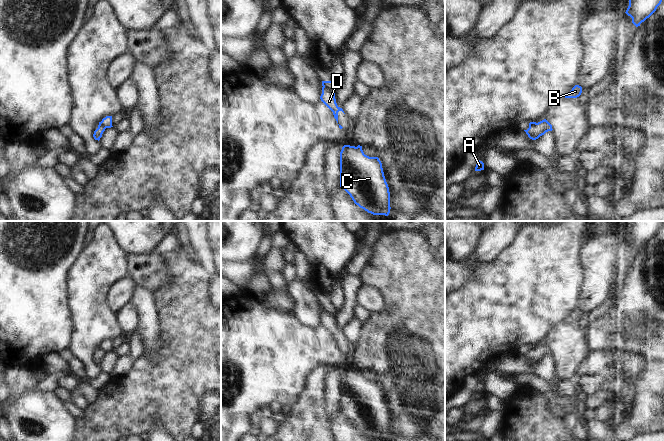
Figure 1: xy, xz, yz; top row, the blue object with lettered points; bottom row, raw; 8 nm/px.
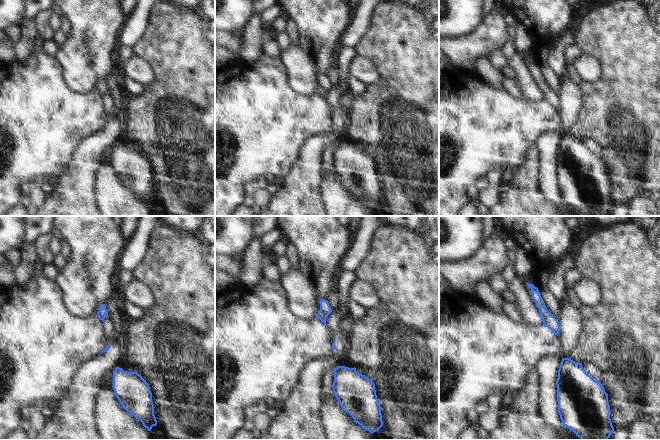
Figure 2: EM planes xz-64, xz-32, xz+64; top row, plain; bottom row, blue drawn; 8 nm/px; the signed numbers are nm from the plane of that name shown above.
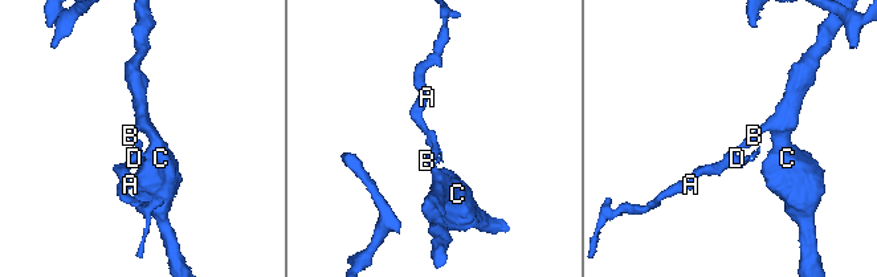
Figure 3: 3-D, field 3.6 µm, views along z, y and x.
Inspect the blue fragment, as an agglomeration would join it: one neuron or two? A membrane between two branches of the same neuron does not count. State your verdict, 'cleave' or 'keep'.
cleave

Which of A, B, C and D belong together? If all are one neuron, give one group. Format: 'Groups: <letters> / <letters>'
Groups: A D / B C.

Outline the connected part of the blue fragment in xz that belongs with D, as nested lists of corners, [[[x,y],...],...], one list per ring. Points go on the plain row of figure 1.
[[[322,311],[320,323],[333,336],[334,342],[338,347],[338,336],[342,335],[344,337],[344,335],[336,327],[335,316],[329,315],[325,311]]]

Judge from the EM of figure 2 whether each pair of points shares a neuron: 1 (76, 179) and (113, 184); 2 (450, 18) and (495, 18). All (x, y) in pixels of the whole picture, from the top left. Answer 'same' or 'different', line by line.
1: different
2: different

